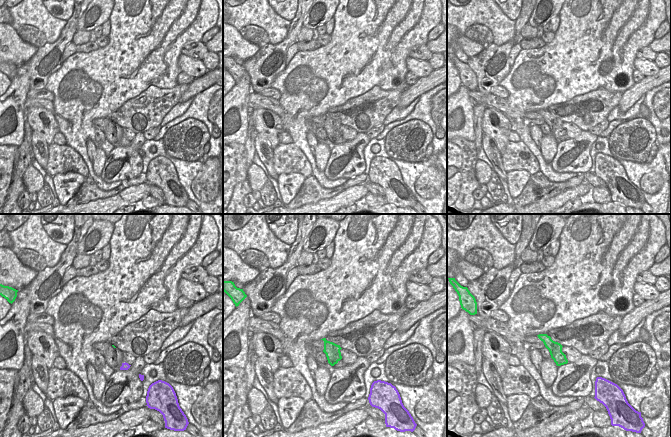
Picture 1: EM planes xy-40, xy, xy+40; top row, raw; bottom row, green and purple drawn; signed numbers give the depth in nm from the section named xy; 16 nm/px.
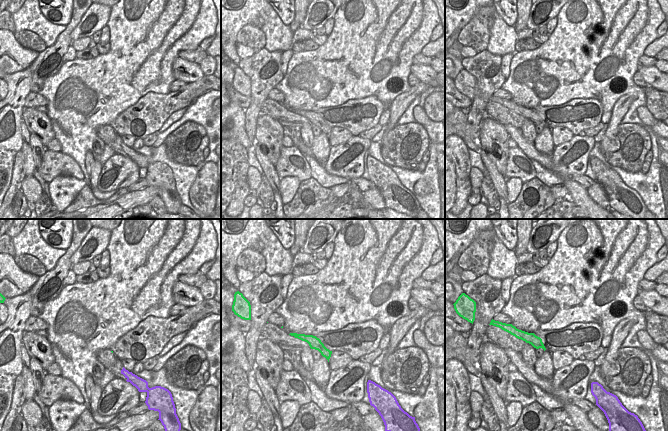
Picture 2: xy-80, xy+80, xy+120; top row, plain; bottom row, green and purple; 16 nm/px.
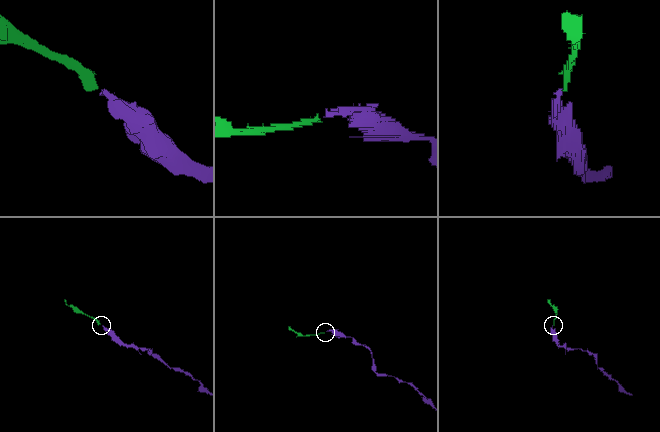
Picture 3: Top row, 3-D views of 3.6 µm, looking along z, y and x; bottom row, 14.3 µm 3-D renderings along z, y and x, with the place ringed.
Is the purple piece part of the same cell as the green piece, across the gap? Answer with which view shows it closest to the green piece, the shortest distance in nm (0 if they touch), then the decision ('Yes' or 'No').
Closest in xy-40. Distance 280 nm. Yes

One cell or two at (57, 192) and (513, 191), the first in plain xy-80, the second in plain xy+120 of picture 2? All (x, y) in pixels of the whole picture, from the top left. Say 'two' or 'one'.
one

